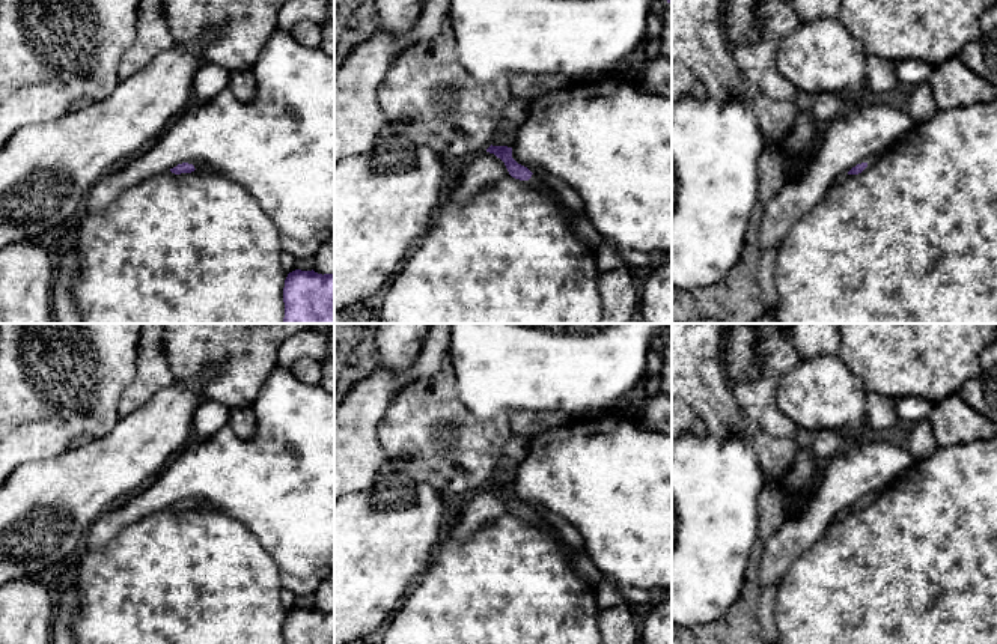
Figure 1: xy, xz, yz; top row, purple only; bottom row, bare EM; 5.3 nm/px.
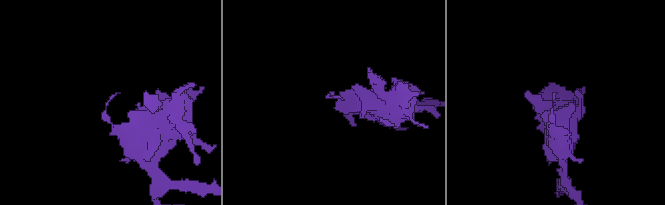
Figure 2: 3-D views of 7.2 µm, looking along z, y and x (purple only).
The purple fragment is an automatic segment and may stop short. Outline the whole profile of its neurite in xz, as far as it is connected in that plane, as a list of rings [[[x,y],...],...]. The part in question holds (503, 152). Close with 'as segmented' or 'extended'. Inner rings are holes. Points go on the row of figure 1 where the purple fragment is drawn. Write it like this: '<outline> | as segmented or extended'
[[[489,146],[486,149],[486,152],[489,153],[494,153],[497,158],[500,158],[509,175],[515,179],[520,179],[520,181],[529,181],[532,179],[533,181],[533,185],[535,187],[542,187],[547,179],[542,176],[542,175],[538,175],[538,173],[532,173],[527,167],[518,164],[514,158],[512,158],[512,147],[508,147],[508,146]]] | extended

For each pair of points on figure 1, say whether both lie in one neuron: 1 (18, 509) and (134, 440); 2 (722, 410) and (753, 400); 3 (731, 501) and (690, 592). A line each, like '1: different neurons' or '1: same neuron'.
1: same neuron
2: different neurons
3: same neuron

